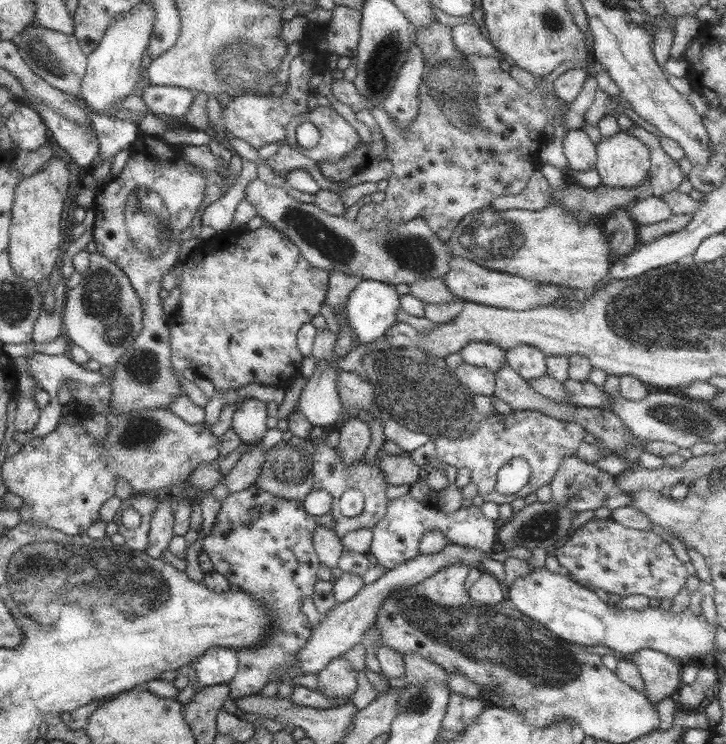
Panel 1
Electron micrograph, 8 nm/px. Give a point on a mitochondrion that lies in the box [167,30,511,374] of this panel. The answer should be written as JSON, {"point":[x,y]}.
{"point":[454,89]}

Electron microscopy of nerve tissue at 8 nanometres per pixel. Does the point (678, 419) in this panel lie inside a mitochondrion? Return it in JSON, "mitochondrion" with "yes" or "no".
{"mitochondrion":"yes"}

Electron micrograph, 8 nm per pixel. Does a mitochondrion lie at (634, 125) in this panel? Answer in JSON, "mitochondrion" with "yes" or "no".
{"mitochondrion":"no"}

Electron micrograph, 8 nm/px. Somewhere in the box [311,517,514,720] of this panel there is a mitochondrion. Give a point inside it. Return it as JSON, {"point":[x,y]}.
{"point":[418,704]}

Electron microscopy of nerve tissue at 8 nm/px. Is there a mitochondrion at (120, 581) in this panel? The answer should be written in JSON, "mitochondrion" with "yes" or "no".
{"mitochondrion":"yes"}

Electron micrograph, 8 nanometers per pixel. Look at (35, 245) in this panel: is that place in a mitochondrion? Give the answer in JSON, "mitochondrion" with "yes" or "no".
{"mitochondrion":"no"}

